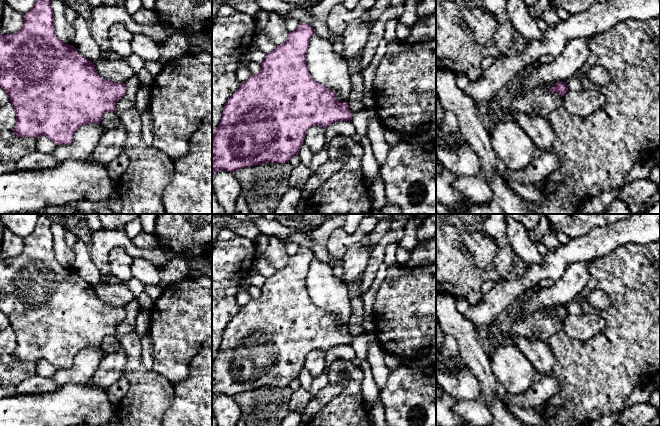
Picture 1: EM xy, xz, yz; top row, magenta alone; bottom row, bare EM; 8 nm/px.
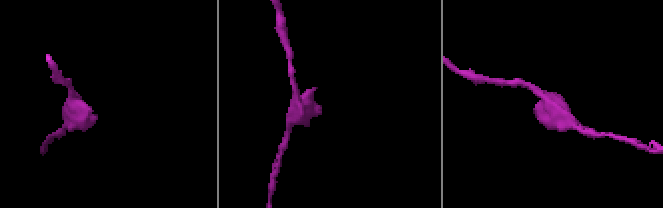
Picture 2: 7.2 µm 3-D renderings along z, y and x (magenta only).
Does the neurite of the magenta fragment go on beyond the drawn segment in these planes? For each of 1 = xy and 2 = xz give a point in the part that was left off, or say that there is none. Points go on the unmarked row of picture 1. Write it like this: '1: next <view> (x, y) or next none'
1: next none
2: next none

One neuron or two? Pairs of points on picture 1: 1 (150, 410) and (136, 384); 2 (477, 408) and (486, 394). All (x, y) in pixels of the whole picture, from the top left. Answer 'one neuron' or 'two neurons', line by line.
1: one neuron
2: two neurons

